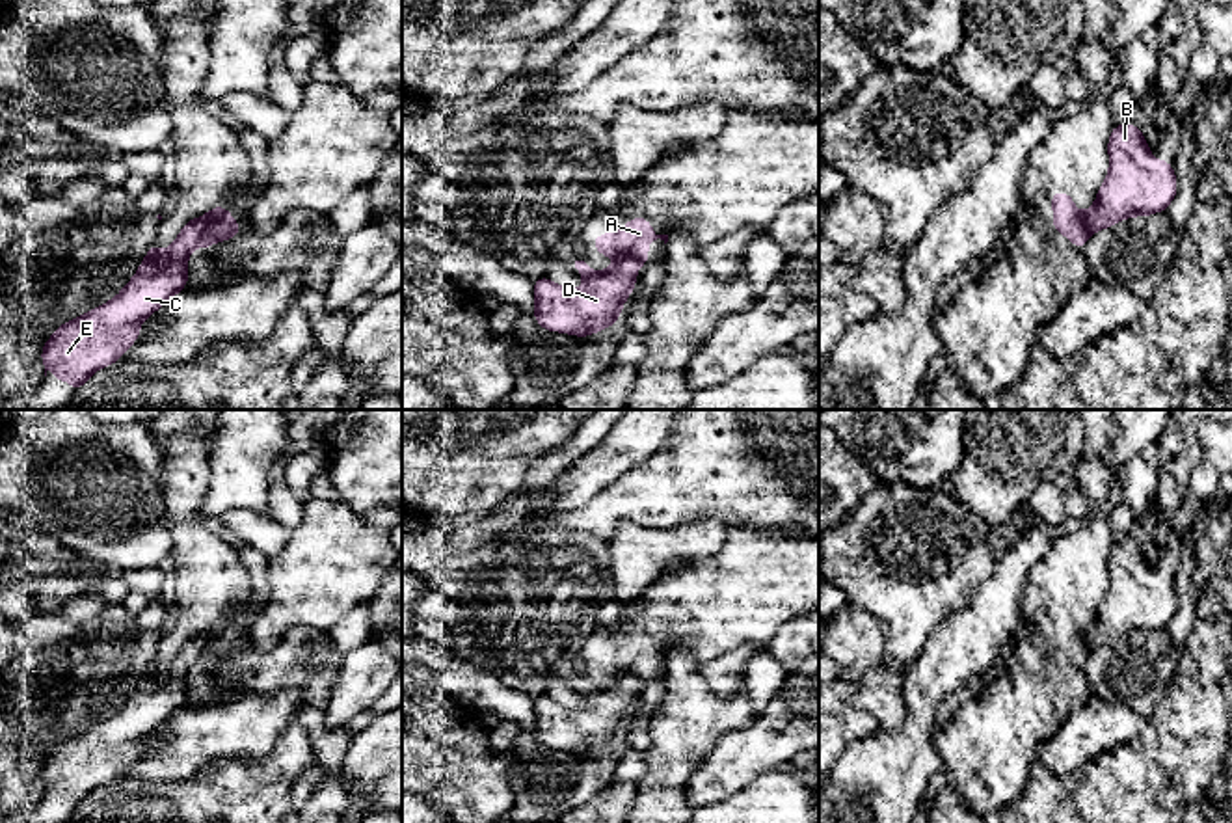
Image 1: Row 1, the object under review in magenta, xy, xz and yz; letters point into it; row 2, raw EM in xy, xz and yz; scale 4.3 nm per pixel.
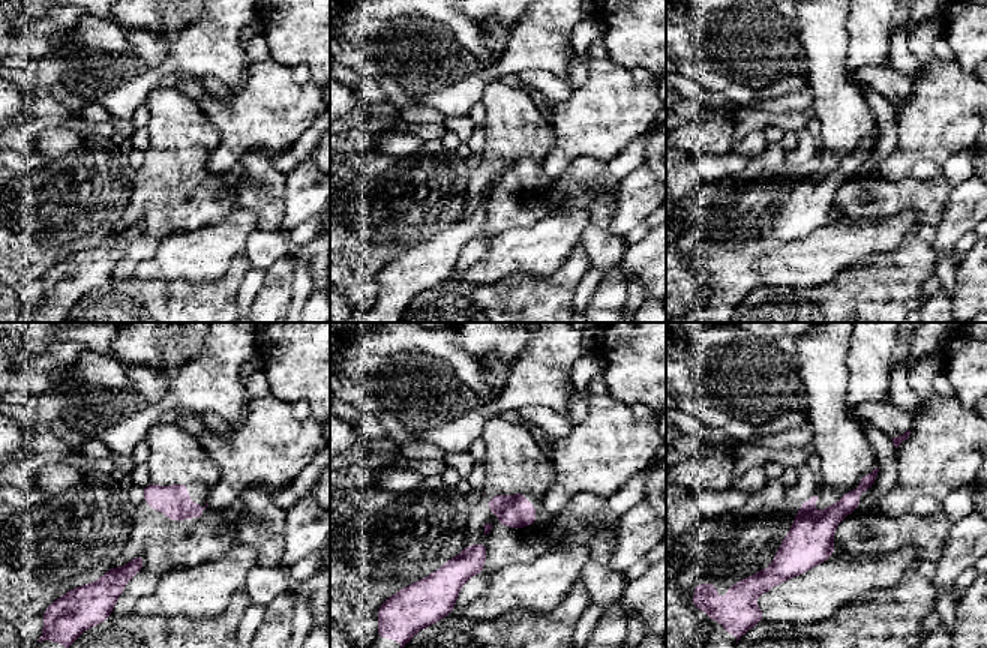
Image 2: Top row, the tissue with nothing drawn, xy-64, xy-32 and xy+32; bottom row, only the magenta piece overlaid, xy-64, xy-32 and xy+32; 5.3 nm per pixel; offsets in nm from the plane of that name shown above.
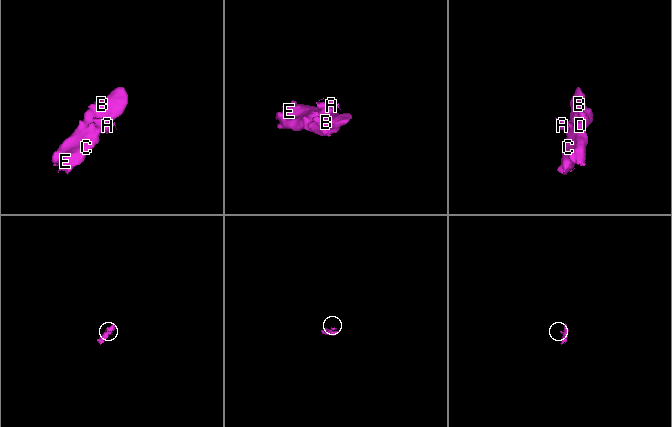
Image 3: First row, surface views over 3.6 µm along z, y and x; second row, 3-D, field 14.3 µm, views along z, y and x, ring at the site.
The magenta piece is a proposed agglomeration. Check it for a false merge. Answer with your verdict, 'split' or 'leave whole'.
split

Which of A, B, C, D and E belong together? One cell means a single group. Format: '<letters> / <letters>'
A / B C D E

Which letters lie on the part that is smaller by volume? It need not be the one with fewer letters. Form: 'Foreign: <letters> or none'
Foreign: A

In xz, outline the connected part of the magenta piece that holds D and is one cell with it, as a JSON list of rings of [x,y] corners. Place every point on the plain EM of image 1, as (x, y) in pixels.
[[[573,674],[569,681],[583,689],[583,704],[571,708],[545,693],[536,696],[532,702],[536,739],[549,749],[577,754],[594,752],[616,741],[620,726],[635,708],[636,678],[618,674],[616,681],[603,689],[592,689],[588,680],[579,674]]]

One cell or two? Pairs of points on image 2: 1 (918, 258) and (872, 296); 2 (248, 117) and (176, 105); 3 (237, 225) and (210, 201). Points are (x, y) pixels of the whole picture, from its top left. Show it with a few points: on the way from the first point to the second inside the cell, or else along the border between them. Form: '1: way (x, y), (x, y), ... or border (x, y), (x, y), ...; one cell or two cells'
1: way (906, 270), (884, 293); one cell
2: border (203, 110), (218, 131), (221, 141); two cells
3: border (240, 206), (218, 221), (192, 228); two cells

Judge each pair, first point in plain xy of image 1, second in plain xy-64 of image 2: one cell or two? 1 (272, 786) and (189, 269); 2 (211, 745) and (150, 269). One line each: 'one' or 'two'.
1: two
2: one

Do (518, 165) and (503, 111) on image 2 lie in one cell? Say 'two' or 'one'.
one

